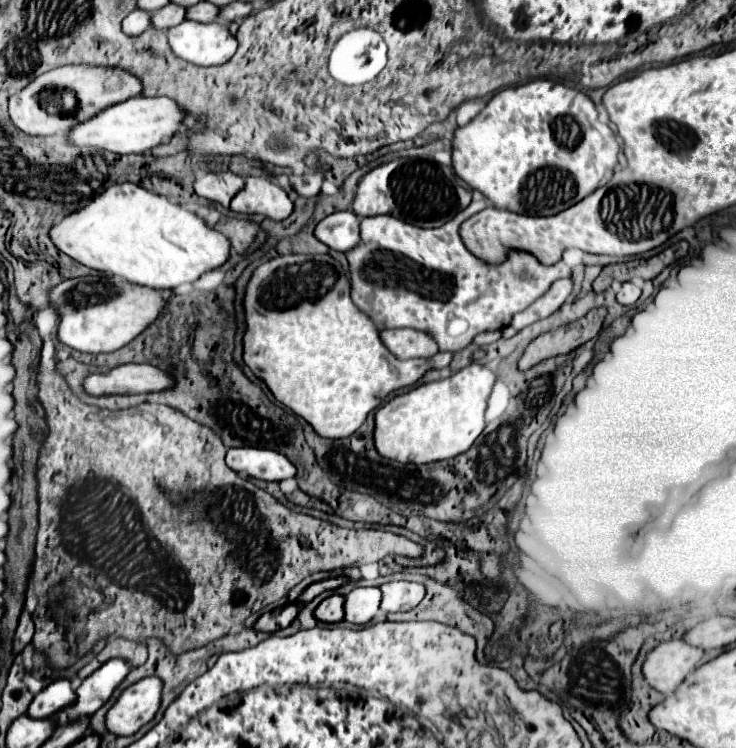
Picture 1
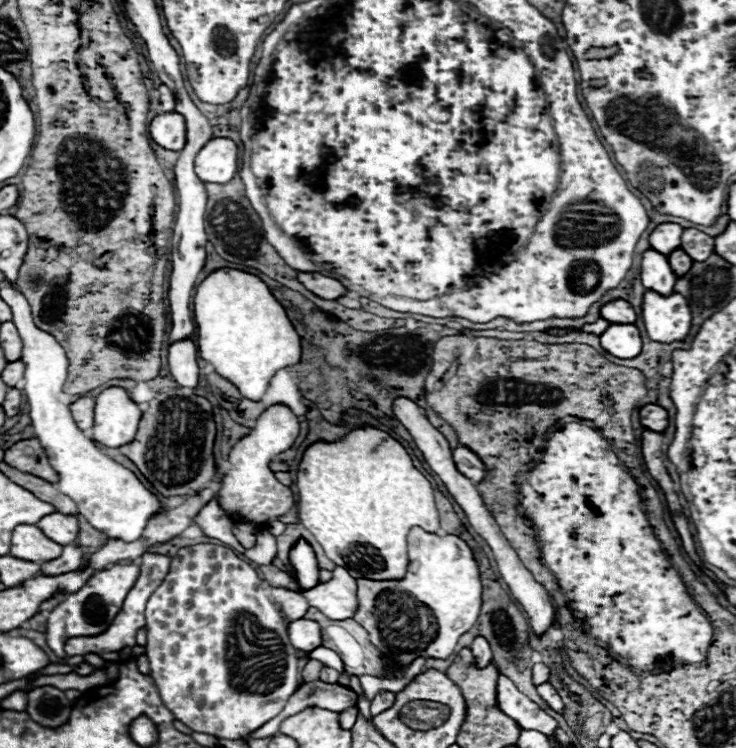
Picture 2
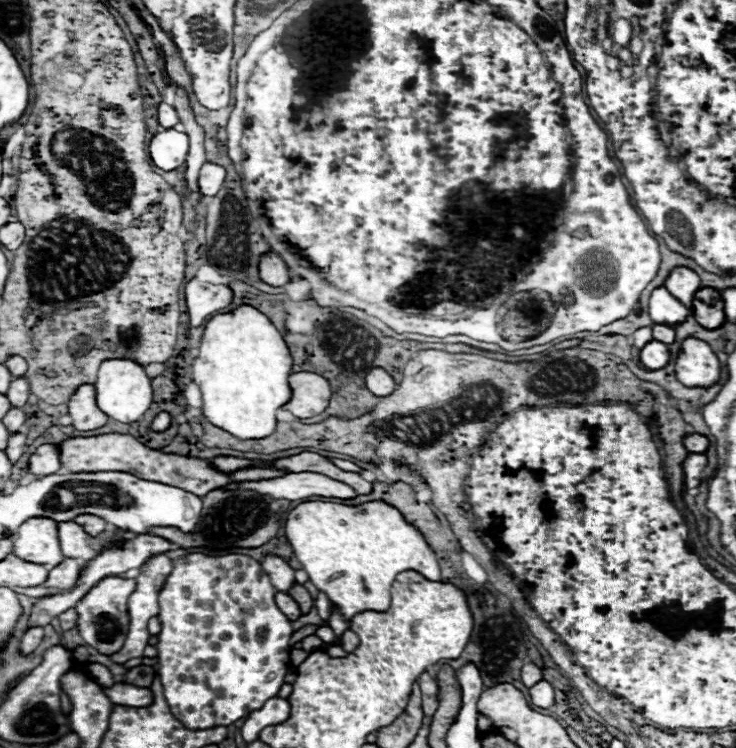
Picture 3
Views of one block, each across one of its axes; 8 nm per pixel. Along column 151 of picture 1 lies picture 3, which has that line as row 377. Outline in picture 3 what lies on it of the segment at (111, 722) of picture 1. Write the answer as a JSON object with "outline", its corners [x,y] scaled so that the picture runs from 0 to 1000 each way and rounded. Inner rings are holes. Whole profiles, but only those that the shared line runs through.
{"outline":[[[935,452],[918,479],[918,505],[935,519],[965,519],[978,511],[978,481],[959,457]]]}

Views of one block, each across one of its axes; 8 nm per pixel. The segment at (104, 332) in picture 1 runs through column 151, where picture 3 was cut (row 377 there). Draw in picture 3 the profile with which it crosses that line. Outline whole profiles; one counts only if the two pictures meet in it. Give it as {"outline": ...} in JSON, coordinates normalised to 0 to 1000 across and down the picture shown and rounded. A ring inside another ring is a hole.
{"outline":[[[402,497],[391,505],[397,532],[383,543],[402,559],[424,559],[446,545],[451,532],[448,511],[427,497]]]}

